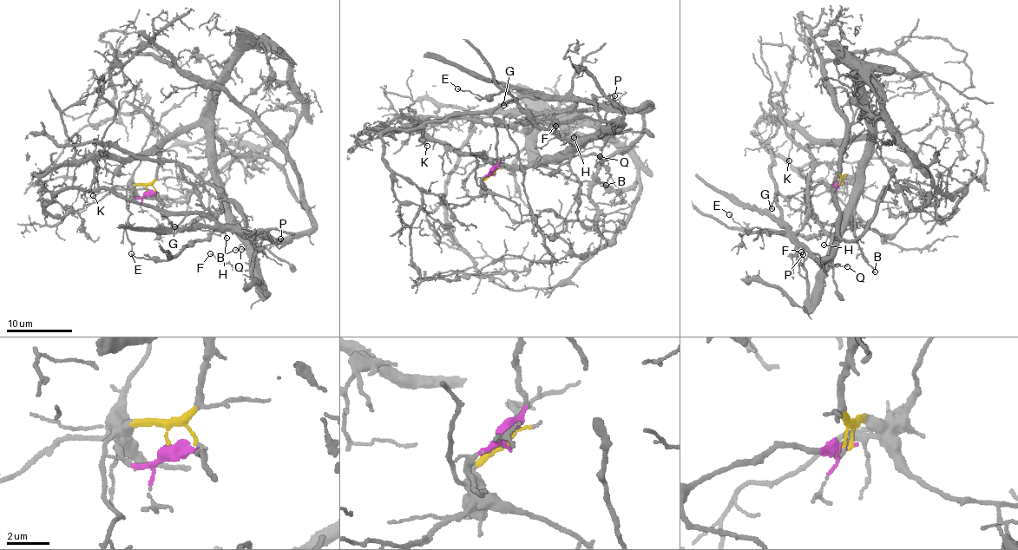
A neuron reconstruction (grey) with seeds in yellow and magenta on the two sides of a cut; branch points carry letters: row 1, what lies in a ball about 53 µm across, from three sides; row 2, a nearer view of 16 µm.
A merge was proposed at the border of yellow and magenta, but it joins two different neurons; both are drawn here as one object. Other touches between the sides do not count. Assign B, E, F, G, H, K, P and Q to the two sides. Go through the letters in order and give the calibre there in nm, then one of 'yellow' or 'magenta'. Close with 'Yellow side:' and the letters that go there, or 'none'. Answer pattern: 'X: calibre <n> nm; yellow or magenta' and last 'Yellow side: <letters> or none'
B: calibre 120 nm; yellow
E: calibre 130 nm; yellow
F: calibre 100 nm; magenta
G: calibre 200 nm; magenta
H: calibre 140 nm; yellow
K: calibre 110 nm; yellow
P: calibre 150 nm; magenta
Q: calibre 130 nm; magenta
Yellow side: B, E, H, K

